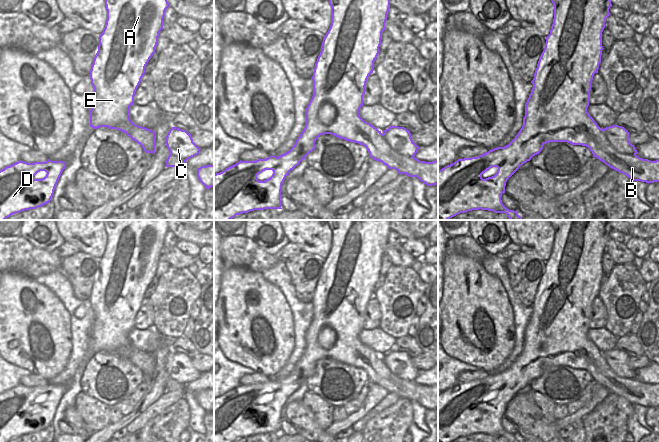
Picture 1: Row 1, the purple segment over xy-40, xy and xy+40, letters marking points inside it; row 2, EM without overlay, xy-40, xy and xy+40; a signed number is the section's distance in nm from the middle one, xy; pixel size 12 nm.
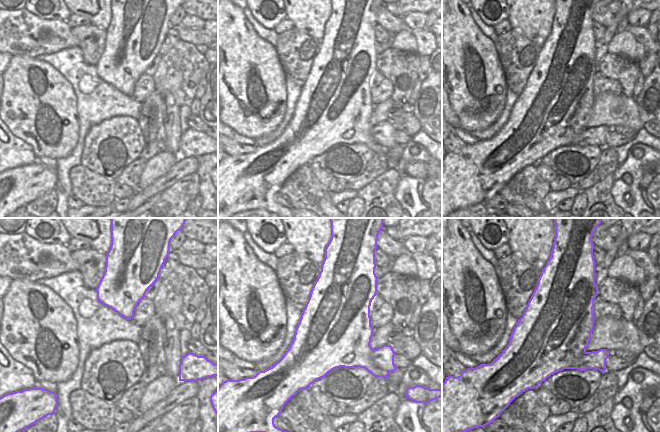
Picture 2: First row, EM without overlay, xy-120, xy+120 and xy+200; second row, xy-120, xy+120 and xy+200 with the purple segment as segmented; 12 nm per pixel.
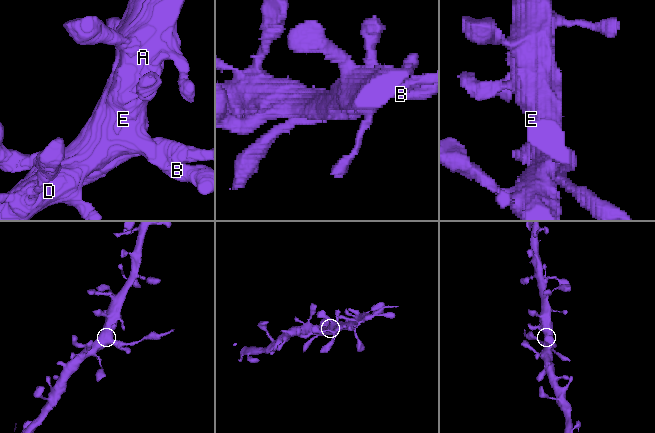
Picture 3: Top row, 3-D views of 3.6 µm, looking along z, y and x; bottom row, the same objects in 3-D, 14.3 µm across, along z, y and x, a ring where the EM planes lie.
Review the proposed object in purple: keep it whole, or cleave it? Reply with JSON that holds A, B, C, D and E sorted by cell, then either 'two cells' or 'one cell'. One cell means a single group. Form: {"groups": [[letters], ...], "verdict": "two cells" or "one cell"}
{"groups": [["A", "B", "D", "E"], ["C"]], "verdict": "two cells"}

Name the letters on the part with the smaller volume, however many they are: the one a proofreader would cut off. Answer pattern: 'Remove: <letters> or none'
Remove: C

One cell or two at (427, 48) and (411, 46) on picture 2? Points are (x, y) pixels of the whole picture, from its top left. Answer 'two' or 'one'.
two

